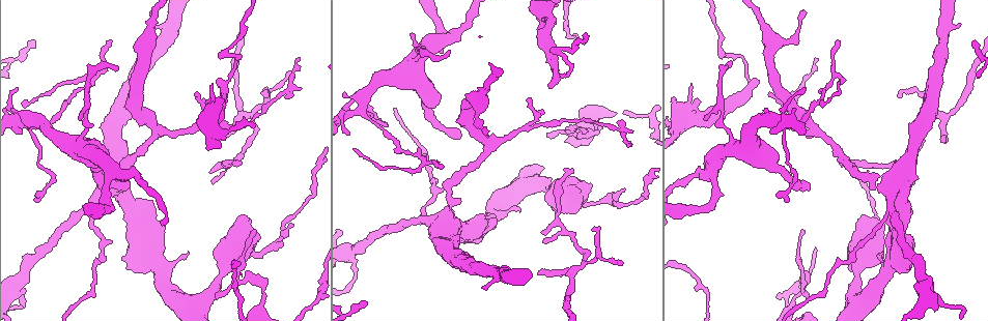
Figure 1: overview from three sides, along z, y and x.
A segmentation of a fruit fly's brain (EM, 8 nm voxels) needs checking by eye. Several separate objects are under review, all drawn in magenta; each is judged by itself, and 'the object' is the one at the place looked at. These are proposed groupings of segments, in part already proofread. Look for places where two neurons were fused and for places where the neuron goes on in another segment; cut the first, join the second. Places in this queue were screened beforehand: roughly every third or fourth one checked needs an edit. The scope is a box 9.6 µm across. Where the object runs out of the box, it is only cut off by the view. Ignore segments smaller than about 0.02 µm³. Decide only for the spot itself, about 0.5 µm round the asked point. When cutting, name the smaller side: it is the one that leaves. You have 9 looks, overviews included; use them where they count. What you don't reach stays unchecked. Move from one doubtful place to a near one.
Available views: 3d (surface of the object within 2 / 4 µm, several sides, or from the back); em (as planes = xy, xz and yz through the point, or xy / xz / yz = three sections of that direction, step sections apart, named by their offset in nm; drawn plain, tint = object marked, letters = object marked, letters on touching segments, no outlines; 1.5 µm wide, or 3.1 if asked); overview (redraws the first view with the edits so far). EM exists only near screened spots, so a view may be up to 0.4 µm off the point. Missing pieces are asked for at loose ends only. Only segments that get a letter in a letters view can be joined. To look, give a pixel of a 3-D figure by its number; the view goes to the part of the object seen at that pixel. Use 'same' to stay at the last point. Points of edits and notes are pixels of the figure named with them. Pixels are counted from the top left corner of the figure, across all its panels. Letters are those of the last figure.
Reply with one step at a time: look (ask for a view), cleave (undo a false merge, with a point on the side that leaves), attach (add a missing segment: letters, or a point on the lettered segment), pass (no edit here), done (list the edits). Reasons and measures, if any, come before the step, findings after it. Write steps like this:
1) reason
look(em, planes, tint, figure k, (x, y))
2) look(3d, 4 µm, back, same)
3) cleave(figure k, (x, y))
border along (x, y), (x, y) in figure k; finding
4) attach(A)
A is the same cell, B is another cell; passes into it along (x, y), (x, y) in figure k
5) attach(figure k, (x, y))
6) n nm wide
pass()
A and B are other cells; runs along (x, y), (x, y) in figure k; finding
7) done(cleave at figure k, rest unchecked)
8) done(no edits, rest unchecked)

arms part here
look(3d, 2 µm, figure 1, (943, 36))

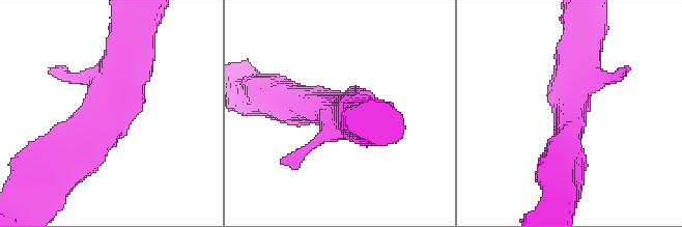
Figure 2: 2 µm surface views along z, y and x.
look(em, xy, step 4, letters, figure 2, (116, 109))

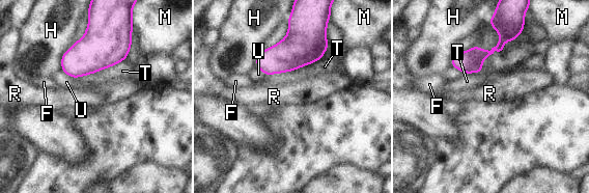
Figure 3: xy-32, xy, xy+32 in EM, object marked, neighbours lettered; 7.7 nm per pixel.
pass()
F, H, M, R, T and U are other cells; border along (452, 66), (464, 73) in figure 3; one neuron here

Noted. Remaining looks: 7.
thin end
look(3d, 4 µm, back, figure 1, (597, 229))

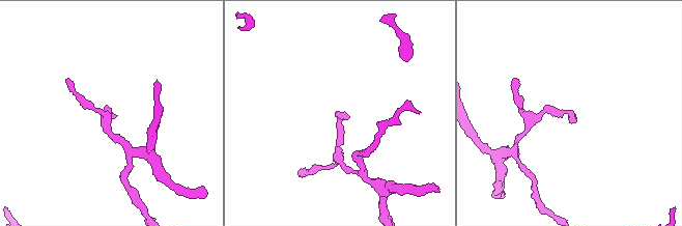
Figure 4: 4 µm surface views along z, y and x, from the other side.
look(em, planes, plain, figure 4, (572, 120))

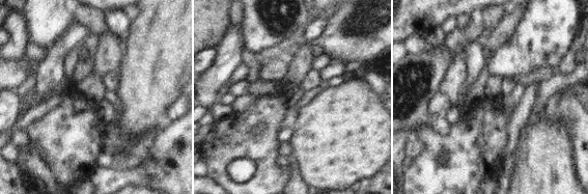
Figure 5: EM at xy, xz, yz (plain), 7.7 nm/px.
look(em, planes, letters, same)

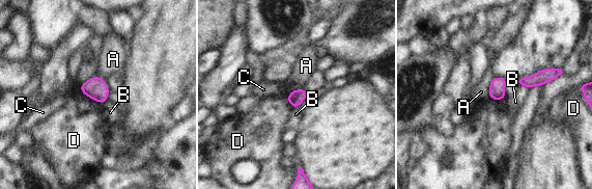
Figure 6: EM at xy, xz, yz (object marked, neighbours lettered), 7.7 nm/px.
pass()
A, B, C and D are other cells; border along (81, 92), (101, 104) in figure 6; none of them fits

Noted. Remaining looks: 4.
thin end
look(em, xz, step 8, letters, figure 1, (570, 169))

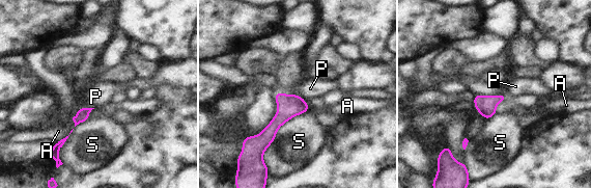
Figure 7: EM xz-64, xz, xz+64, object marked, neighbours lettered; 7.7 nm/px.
S touches over 550 nm
pass()
A, P and S are other cells; runs along (305, 105), (293, 105), (257, 142) in figure 7; none of them fits

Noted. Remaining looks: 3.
branch stops here
look(3d, 4 µm, back, figure 1, (485, 225))

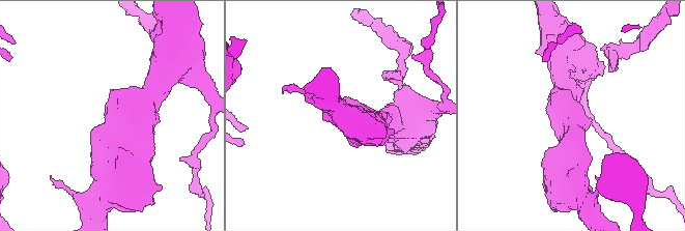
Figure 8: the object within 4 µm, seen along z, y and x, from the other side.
shape alone is not enough
look(em, xz, step 8, tint, figure 8, (110, 100))

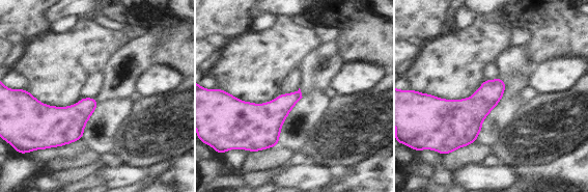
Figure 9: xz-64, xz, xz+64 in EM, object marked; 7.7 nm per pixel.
look(em, planes, letters, same)

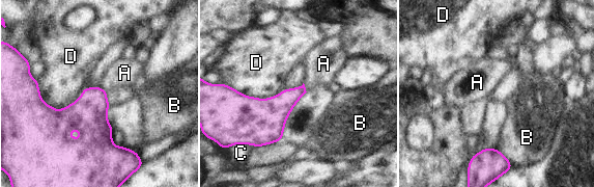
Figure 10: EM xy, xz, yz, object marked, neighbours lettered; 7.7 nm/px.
pass()
A, B, C and D are other cells; border along (303, 83), (306, 91) in figure 10; none of them fits

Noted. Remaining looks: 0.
done(no edits, rest unchecked)

